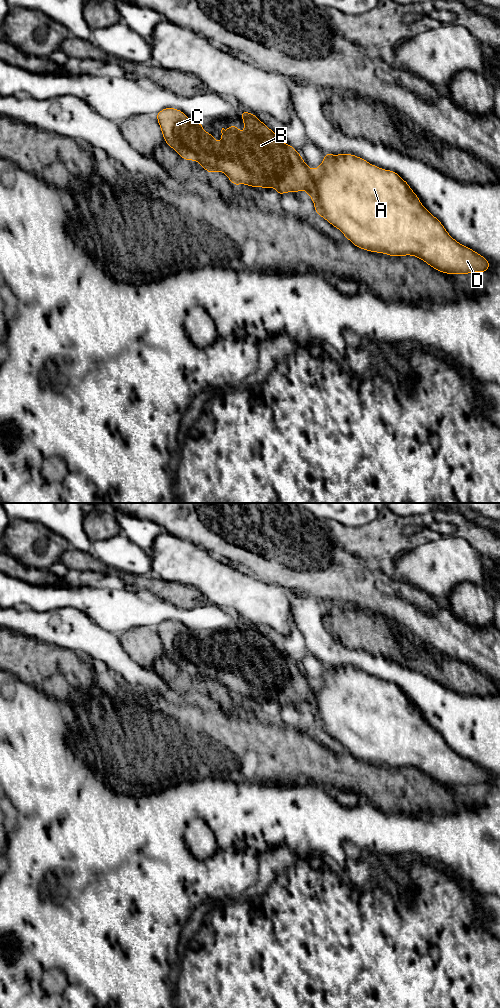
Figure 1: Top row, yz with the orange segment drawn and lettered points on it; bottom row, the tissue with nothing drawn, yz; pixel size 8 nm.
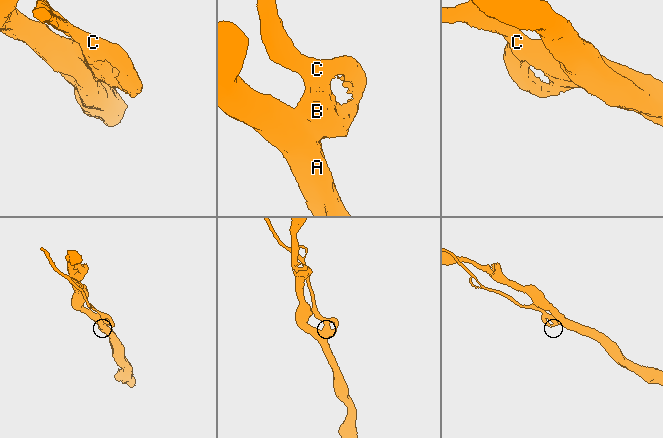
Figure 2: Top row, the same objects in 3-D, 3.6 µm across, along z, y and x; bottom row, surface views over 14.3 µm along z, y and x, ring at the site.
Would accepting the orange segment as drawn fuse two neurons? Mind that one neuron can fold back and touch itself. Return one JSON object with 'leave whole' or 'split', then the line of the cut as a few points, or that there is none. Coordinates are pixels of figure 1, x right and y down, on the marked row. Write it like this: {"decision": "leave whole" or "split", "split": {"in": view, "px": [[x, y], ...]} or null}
{"decision": "split", "split": {"in": "yz", "px": [[313, 170], [313, 183], [308, 192]]}}

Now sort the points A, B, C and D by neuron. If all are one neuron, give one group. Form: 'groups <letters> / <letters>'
groups A D / B C

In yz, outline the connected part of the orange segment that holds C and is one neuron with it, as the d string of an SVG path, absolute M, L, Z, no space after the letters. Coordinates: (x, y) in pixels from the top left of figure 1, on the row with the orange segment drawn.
M165 108L156 114L165 142L180 154L183 160L199 162L209 172L209 175L214 171L221 171L227 175L235 186L246 184L251 187L263 187L266 189L273 187L280 196L285 192L296 193L298 190L305 190L309 193L313 184L313 170L306 165L301 155L291 145L283 143L256 115L242 111L241 116L245 132L242 133L235 125L228 126L226 130L222 128L221 142L217 144L216 139L211 134L203 131L202 124L189 119L178 109Z

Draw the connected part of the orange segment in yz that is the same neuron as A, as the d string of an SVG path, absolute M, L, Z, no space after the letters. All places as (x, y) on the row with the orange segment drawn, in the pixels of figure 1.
M325 153L322 164L313 169L313 184L309 197L312 198L316 214L338 228L355 246L371 252L389 256L412 255L425 261L434 269L446 274L468 274L487 272L489 261L454 240L420 202L417 195L396 172L383 170L352 154L331 155Z

